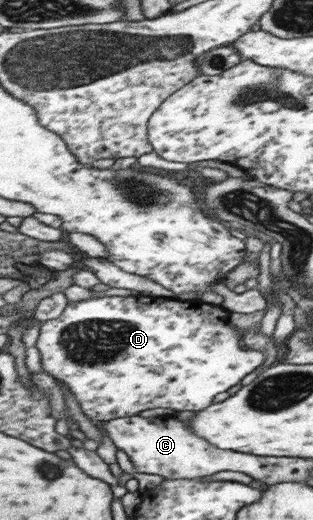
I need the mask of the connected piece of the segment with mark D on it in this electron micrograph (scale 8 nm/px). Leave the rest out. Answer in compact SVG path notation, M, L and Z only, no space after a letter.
M151 294L144 297L138 296L138 298L130 295L127 297L98 297L83 300L82 302L70 302L60 318L42 323L36 346L41 352L43 370L70 387L72 394L74 394L81 406L81 410L93 423L137 416L140 412L152 410L152 408L170 408L173 411L180 412L182 410L190 410L190 412L196 414L214 405L214 398L218 394L234 388L236 384L241 384L245 376L254 373L260 364L266 362L265 352L250 348L247 350L242 349L242 346L240 346L240 334L238 334L238 330L234 328L234 325L230 323L230 320L231 312L224 306L208 303L203 304L200 299L194 300L193 298L187 301L181 301L176 298L153 297Z

